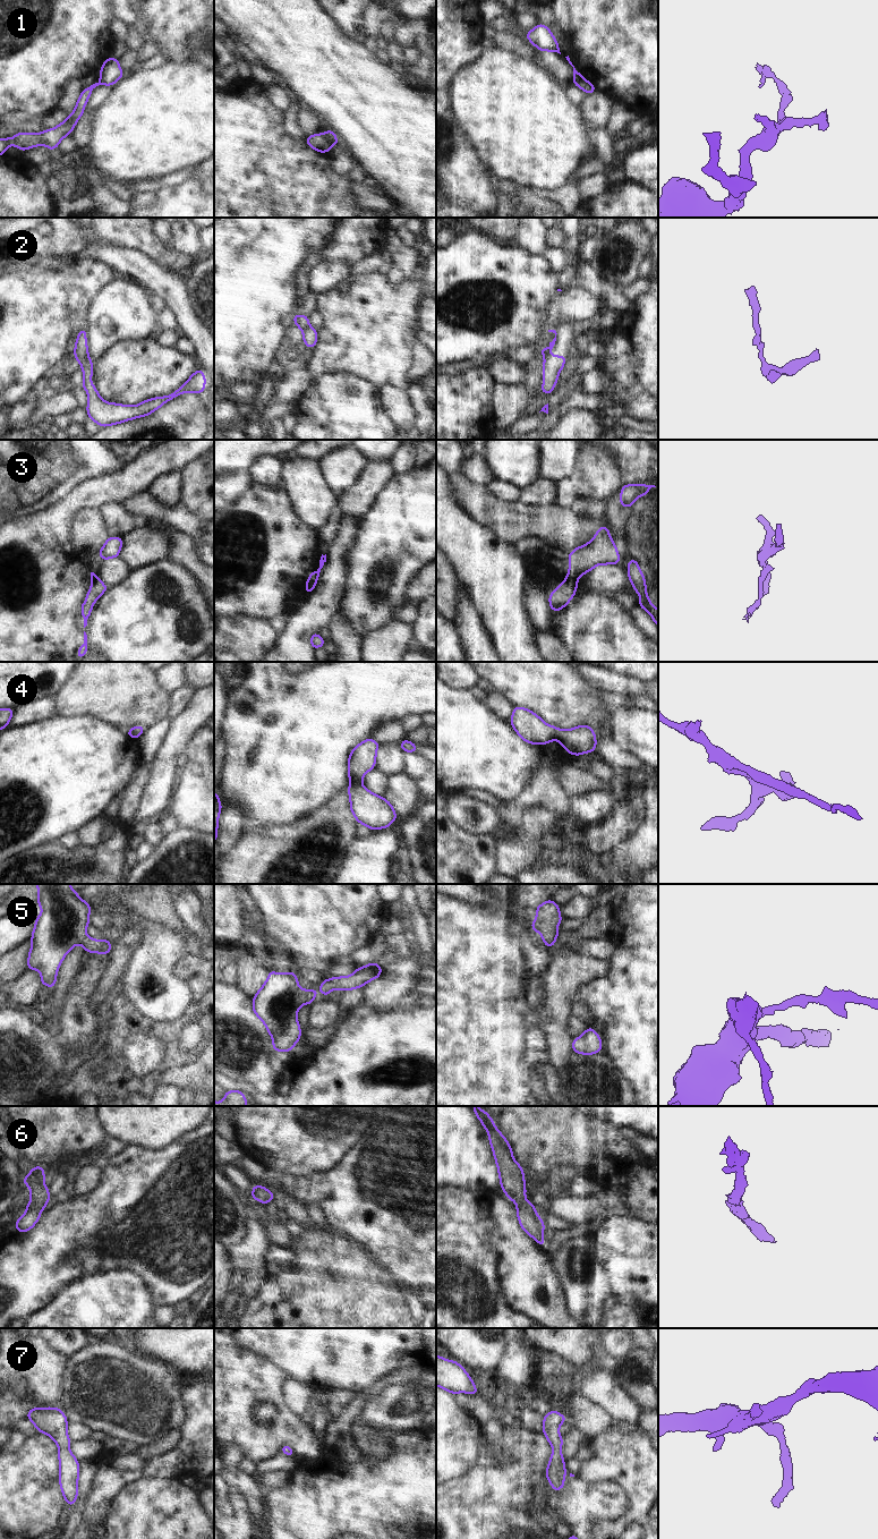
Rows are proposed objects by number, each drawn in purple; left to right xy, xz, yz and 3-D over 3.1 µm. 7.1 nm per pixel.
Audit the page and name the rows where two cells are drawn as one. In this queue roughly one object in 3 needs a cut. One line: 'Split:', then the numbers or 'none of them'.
Split: 1, 2, 3.

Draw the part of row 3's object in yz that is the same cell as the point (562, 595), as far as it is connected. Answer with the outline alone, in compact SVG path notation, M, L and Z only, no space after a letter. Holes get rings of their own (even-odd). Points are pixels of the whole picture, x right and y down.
M569 578L560 584L548 597L551 611L561 611L576 595L577 587L577 583Z

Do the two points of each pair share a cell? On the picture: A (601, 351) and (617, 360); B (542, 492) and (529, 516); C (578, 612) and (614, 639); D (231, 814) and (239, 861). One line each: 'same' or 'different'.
A: different
B: different
C: same
D: different

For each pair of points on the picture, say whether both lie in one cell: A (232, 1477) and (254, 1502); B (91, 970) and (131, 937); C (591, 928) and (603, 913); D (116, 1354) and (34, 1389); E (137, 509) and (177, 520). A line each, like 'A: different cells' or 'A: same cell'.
A: same cell
B: different cells
C: same cell
D: different cells
E: same cell

